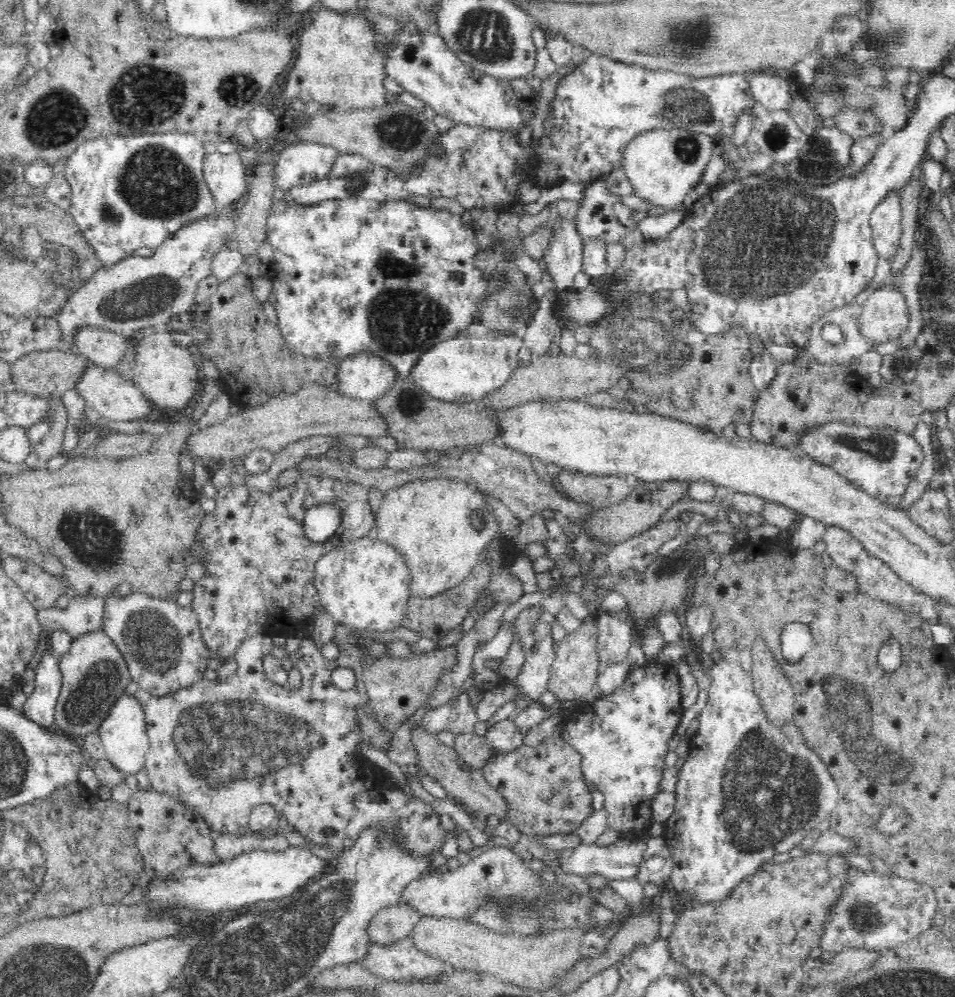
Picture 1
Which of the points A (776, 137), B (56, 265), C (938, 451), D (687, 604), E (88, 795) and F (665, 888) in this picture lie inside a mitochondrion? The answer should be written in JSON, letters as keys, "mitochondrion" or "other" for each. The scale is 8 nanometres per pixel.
{"A":"mitochondrion","B":"mitochondrion","C":"other","D":"other","E":"other","F":"other"}

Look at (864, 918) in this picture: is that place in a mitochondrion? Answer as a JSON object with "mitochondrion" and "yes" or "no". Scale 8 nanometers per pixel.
{"mitochondrion":"yes"}

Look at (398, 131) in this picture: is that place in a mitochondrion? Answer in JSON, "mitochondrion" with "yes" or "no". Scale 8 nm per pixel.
{"mitochondrion":"yes"}

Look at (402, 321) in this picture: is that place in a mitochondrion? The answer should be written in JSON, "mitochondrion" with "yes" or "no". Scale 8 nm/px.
{"mitochondrion":"yes"}

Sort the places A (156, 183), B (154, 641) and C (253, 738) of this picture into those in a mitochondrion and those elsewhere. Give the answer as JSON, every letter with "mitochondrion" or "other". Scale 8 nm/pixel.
{"A":"mitochondrion","B":"mitochondrion","C":"mitochondrion"}

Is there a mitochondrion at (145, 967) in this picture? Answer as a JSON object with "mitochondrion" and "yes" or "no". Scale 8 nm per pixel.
{"mitochondrion":"no"}

